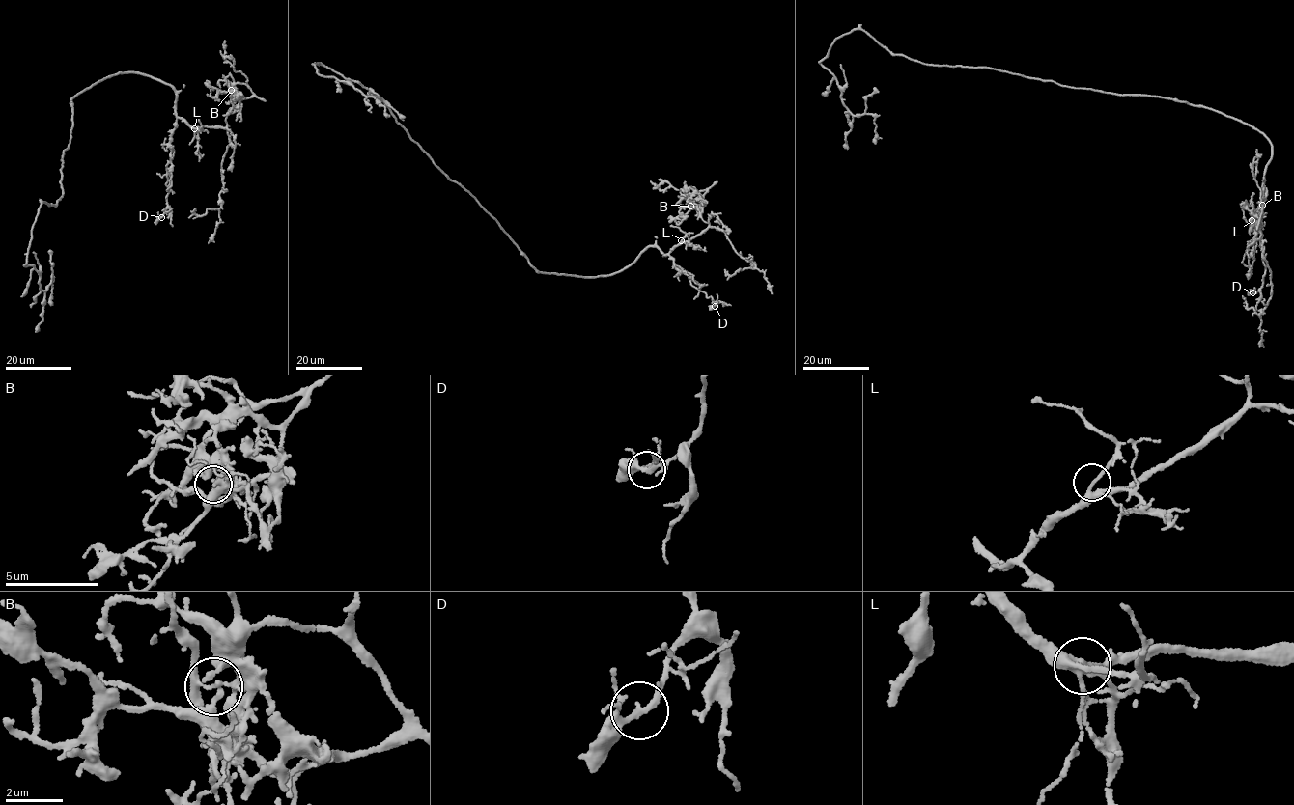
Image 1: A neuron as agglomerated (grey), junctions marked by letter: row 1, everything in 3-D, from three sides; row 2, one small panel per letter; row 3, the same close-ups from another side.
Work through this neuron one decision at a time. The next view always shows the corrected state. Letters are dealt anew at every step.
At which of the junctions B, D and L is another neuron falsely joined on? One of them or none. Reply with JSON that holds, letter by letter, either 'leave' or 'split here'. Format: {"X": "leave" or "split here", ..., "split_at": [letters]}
{"B": "split here", "D": "leave", "L": "leave", "split_at": ["B"]}

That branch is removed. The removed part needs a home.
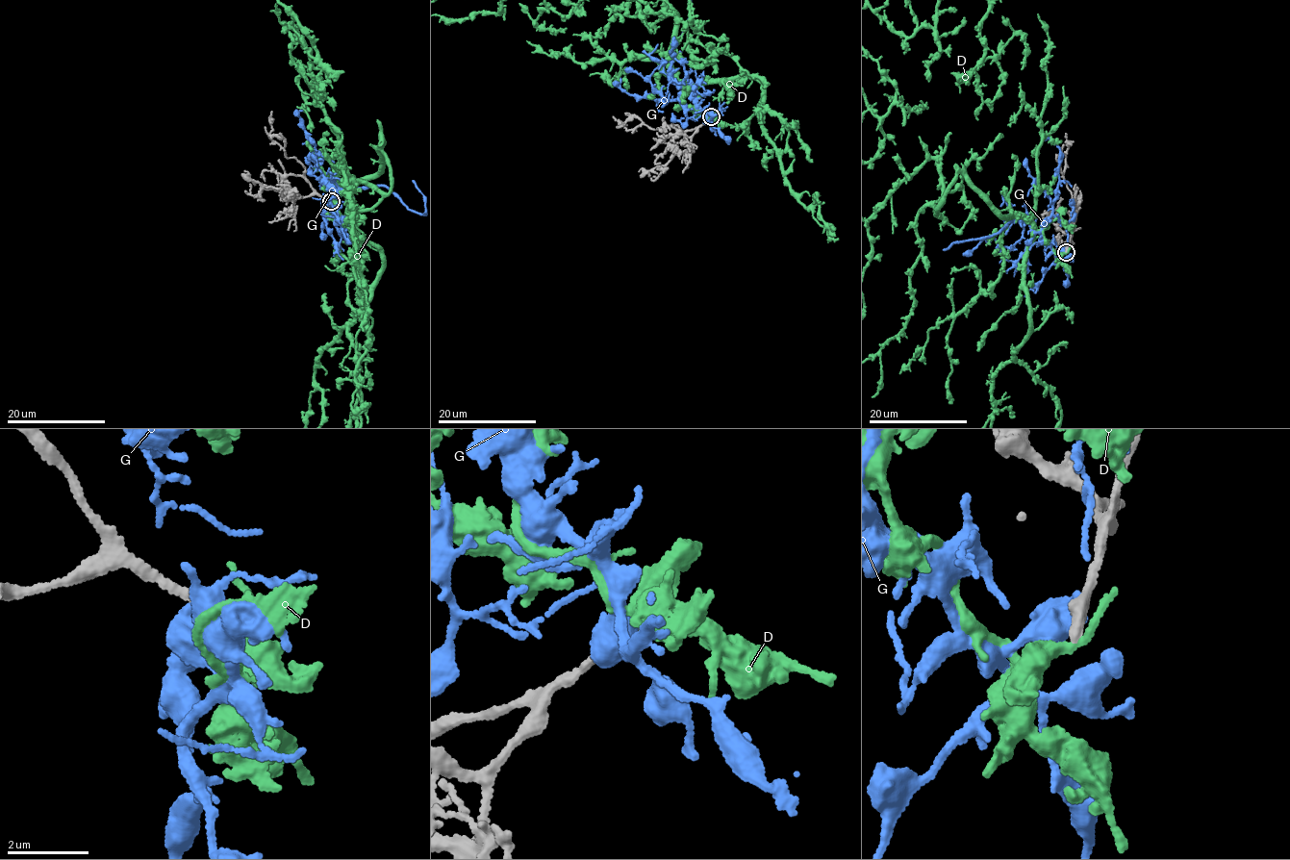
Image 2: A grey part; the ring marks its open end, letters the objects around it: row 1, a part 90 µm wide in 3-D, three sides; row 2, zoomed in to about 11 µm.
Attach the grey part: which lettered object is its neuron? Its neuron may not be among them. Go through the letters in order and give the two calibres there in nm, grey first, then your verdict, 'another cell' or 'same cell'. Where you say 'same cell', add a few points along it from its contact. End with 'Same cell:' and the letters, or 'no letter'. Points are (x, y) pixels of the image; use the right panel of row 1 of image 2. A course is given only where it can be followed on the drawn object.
D: 380/220 nm | another cell
G: 280/480 nm | another cell
Same cell: no letter

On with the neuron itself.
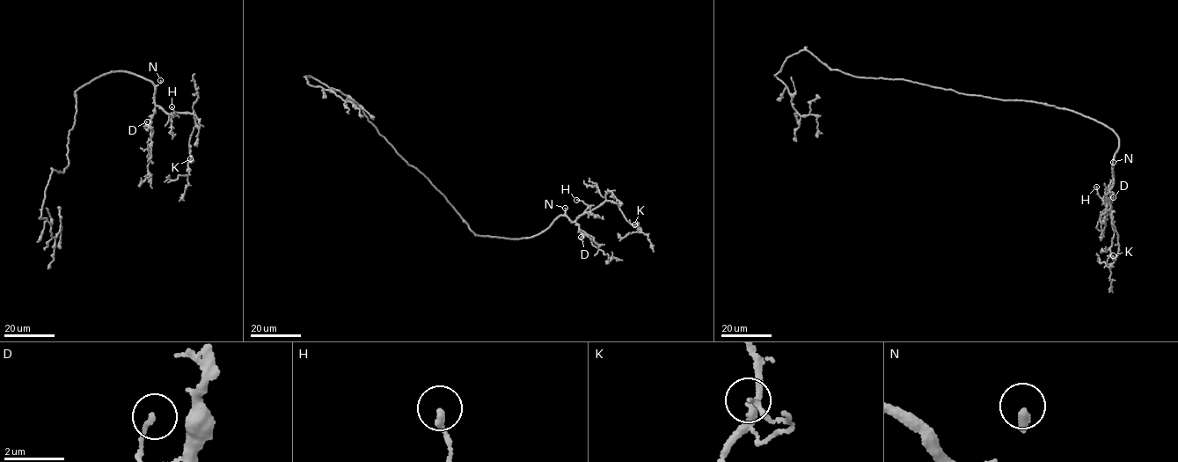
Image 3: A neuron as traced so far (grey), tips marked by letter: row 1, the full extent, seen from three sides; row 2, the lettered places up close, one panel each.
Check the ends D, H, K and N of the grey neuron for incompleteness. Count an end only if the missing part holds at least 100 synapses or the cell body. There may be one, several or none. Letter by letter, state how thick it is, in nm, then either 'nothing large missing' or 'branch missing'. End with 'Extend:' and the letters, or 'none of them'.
D: 130 nm | nothing large missing
H: 200 nm | nothing large missing
K: 130 nm | nothing large missing
N: 240 nm | branch missing
Extend: N

